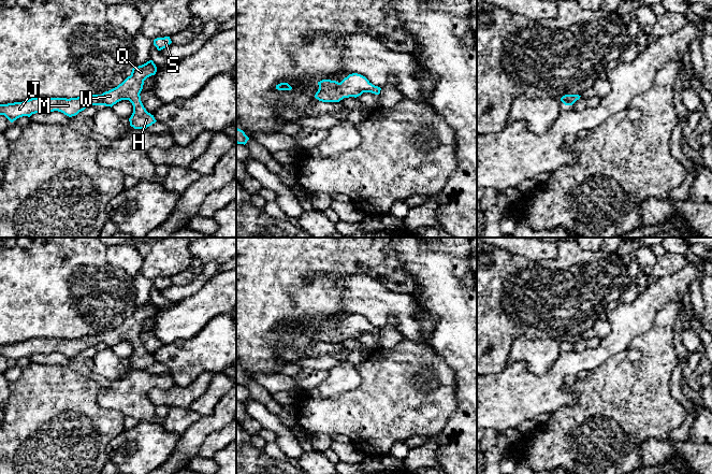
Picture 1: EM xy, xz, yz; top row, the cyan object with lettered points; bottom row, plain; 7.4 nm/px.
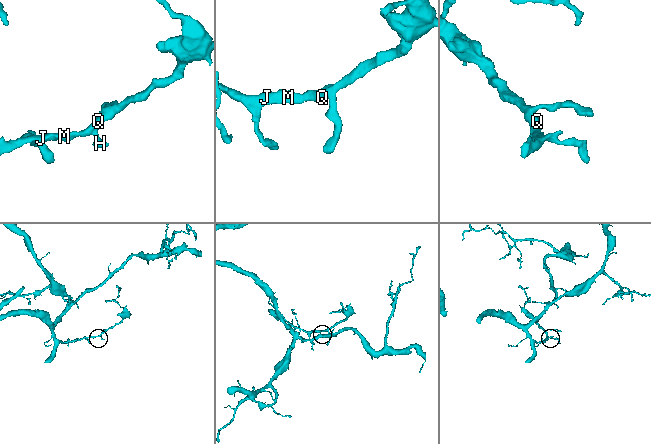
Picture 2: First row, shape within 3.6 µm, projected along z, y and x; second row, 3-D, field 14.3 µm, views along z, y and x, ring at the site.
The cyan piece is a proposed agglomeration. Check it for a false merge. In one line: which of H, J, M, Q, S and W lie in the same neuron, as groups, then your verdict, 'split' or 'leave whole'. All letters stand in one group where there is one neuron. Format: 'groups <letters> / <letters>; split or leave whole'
groups H J M Q S W; leave whole

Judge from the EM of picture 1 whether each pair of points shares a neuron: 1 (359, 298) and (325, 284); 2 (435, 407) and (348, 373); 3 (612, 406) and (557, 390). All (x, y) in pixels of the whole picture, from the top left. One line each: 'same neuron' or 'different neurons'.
1: different neurons
2: different neurons
3: different neurons

